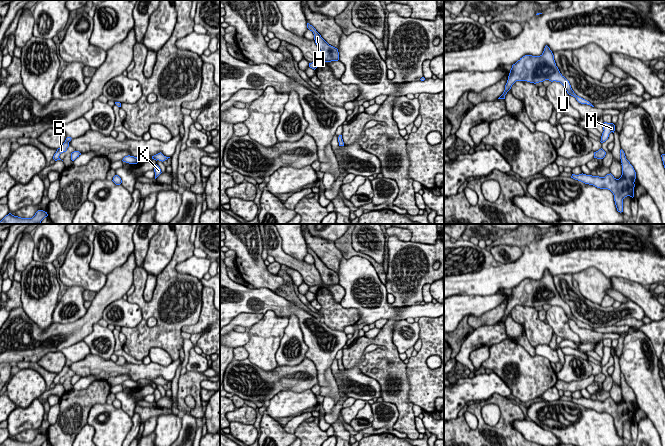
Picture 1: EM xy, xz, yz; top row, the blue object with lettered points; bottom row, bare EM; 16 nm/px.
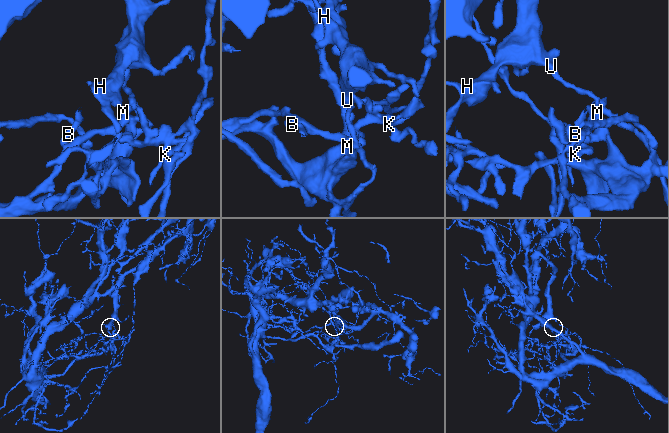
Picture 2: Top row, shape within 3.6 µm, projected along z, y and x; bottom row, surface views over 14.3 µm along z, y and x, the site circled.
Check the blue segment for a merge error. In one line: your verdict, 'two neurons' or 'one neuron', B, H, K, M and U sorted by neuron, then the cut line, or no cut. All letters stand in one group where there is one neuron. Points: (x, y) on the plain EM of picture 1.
two neurons | B K M / H U | xy (116, 326), (119, 328)

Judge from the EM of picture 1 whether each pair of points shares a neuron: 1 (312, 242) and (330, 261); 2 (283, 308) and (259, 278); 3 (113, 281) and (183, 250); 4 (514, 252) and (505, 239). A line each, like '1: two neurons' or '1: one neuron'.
1: one neuron
2: two neurons
3: two neurons
4: two neurons

